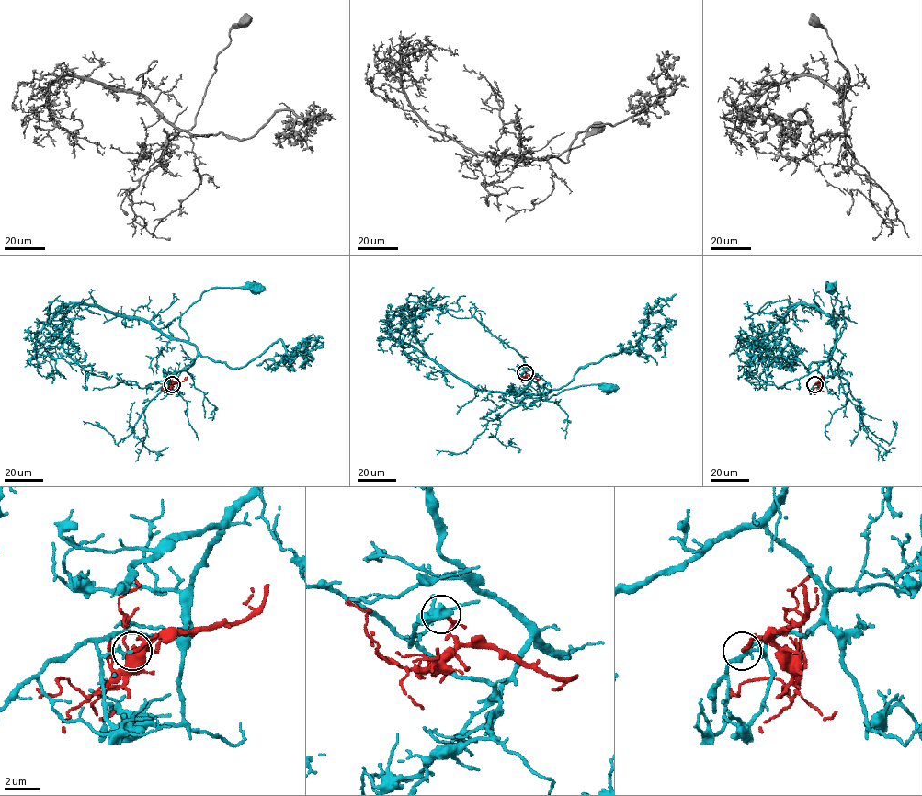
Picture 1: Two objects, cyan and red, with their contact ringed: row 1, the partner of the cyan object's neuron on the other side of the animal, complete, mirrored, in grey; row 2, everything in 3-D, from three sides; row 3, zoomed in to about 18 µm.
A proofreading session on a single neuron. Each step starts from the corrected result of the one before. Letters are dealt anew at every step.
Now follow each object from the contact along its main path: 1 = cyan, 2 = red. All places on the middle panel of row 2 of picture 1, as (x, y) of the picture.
1: (524, 372), (520, 374), (530, 380), (535, 375), (541, 378), (551, 391), (532, 403), (582, 385), (608, 388)
2: (525, 372), (526, 375), (520, 378), (514, 370)

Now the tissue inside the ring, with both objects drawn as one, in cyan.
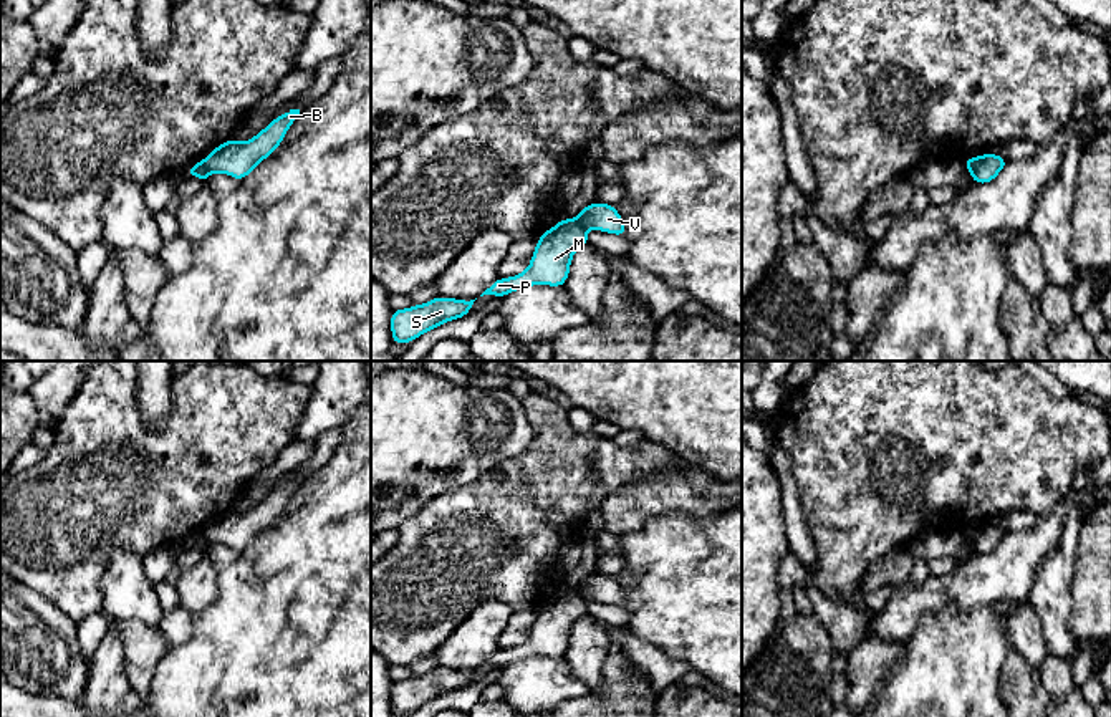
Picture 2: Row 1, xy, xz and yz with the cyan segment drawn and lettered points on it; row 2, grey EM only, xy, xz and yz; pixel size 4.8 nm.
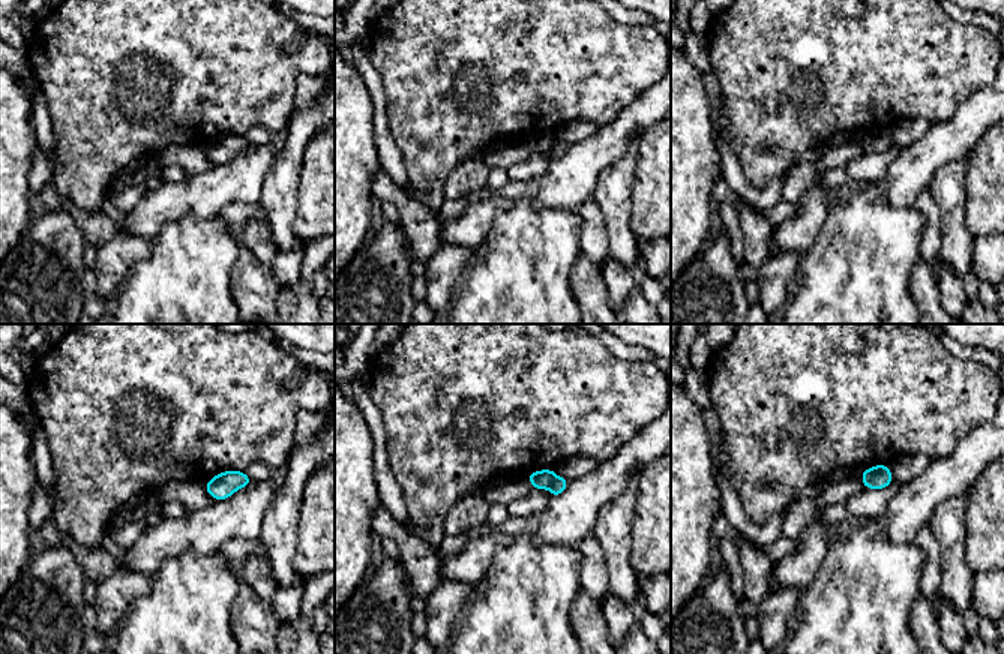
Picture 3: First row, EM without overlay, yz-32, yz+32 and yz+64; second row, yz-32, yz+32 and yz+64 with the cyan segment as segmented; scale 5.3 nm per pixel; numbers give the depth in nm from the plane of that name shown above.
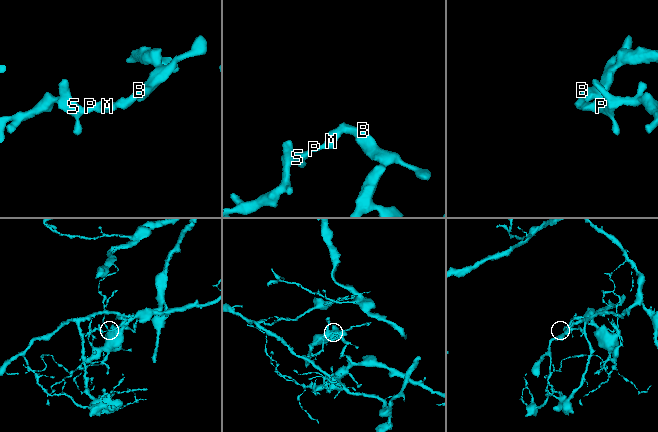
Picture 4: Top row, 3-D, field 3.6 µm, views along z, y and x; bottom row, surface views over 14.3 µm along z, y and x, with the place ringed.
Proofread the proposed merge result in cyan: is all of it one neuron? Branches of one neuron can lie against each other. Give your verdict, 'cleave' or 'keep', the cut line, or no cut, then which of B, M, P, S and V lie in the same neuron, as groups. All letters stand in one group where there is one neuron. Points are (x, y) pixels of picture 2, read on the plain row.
cleave | yz (981, 529), (971, 543) | B V / M P S

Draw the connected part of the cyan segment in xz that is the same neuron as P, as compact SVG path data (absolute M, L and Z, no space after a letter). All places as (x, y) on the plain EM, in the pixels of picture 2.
M576 589L560 591L553 599L546 601L536 613L528 639L508 649L498 649L480 667L505 667L531 656L563 657L573 624L588 614L586 599Z

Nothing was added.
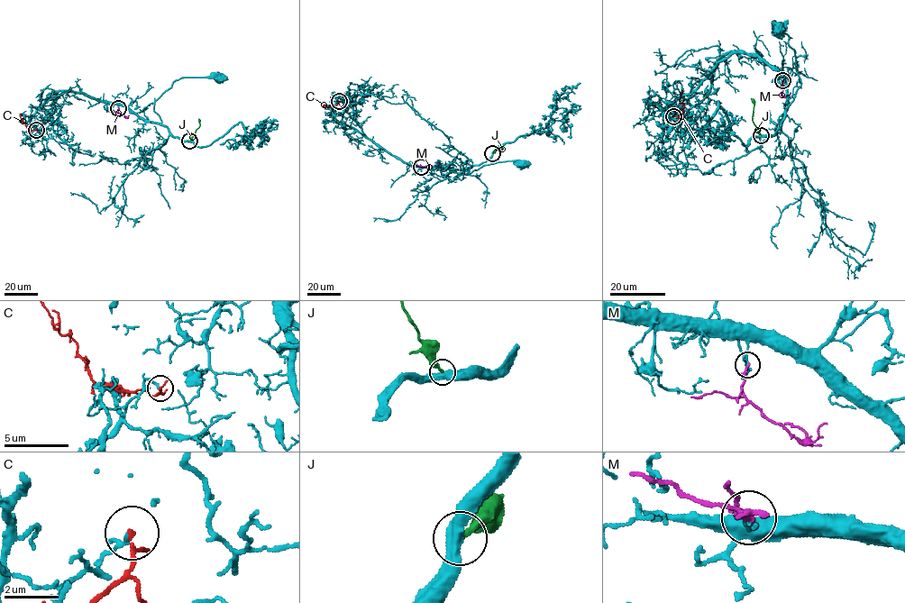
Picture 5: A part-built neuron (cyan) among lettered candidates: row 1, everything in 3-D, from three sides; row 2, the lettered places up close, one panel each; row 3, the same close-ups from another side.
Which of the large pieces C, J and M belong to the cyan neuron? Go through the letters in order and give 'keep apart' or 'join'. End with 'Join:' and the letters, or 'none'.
C: keep apart
J: keep apart
M: keep apart
Join: none

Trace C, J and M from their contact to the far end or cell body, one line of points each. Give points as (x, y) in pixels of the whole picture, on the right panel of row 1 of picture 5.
C: (673, 116), (679, 117), (682, 114), (684, 106), (679, 100), (682, 90)
J: (761, 135), (752, 119), (754, 101), (751, 98)
M: (782, 80), (781, 95), (788, 95), (790, 92)

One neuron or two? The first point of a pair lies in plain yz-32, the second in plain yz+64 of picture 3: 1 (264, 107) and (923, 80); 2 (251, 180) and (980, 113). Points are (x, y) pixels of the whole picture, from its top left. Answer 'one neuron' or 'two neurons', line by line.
1: one neuron
2: one neuron

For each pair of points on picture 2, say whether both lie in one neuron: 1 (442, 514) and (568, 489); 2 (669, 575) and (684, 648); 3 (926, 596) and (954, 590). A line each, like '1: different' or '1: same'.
1: same
2: same
3: same

